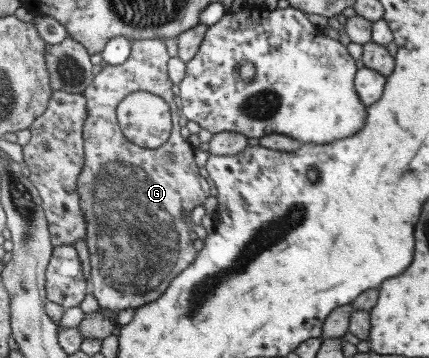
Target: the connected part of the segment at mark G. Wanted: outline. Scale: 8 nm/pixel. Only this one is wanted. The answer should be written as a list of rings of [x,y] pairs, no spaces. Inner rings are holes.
[[[134,40],[128,59],[120,65],[108,64],[102,68],[82,93],[87,99],[87,118],[83,127],[85,160],[83,170],[78,176],[77,188],[87,223],[85,242],[89,247],[91,265],[89,291],[96,297],[99,307],[112,315],[120,310],[138,308],[156,301],[166,291],[170,282],[196,259],[199,252],[190,239],[191,226],[182,220],[181,211],[192,211],[197,205],[203,205],[210,197],[210,185],[200,174],[198,164],[194,162],[194,148],[180,134],[180,108],[174,102],[173,83],[168,77],[168,59],[170,54],[162,40]],[[137,91],[146,91],[162,97],[171,110],[171,136],[164,145],[156,149],[134,145],[125,138],[119,128],[117,107],[127,95]]]

